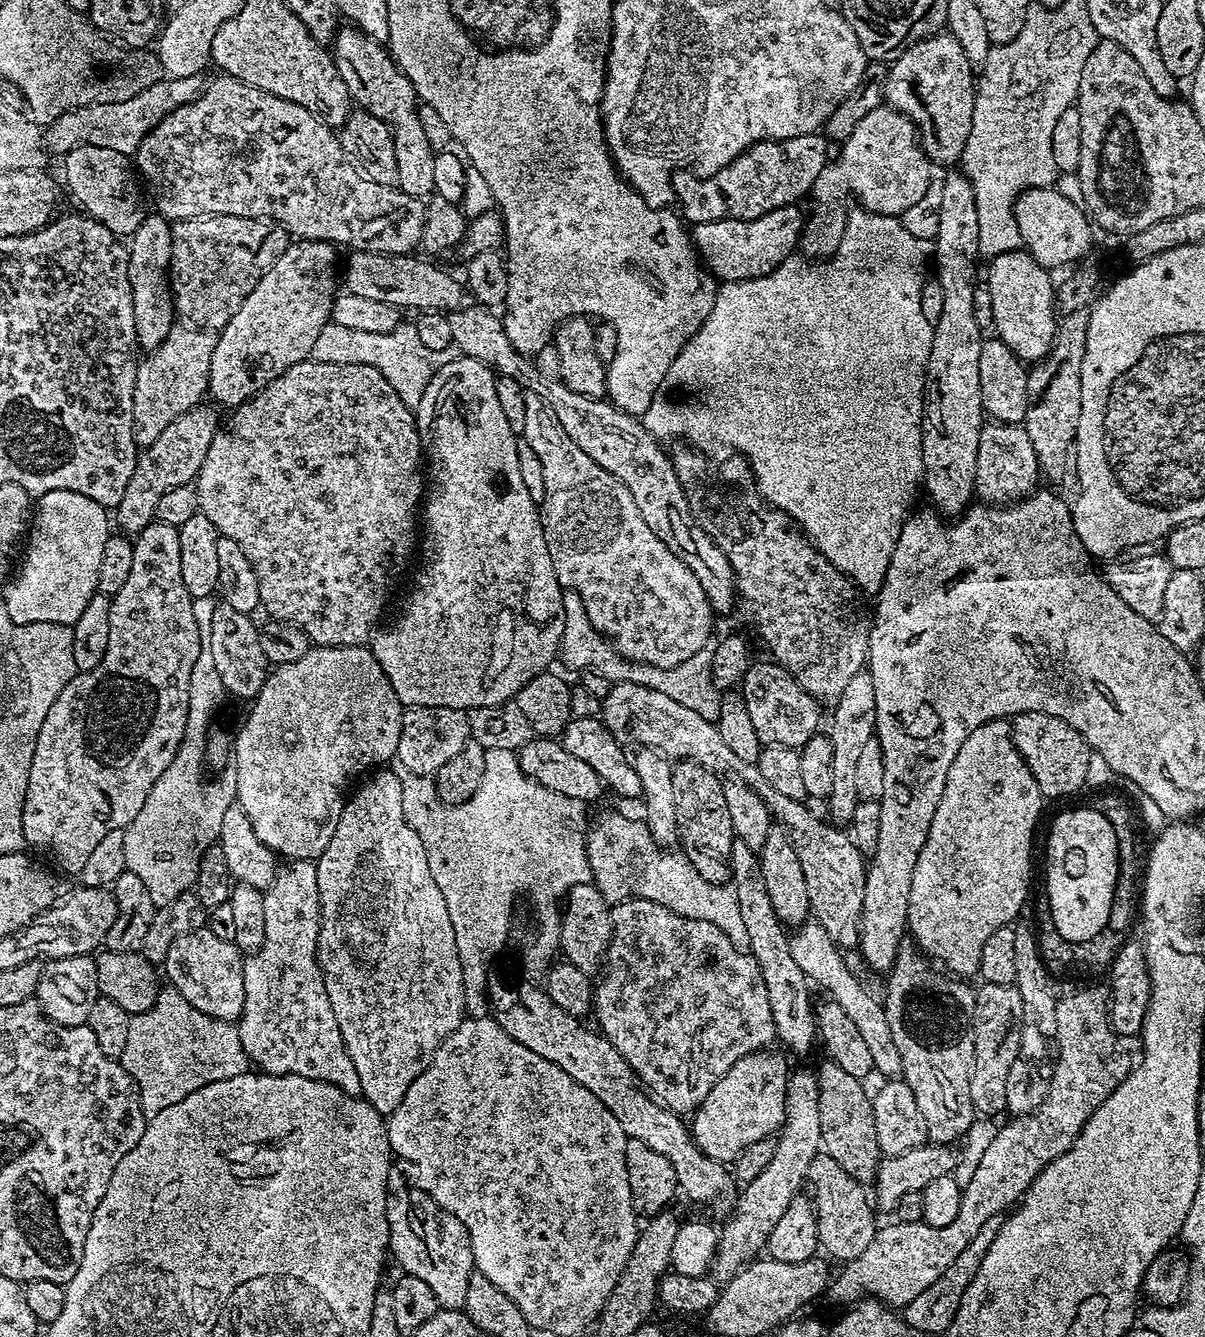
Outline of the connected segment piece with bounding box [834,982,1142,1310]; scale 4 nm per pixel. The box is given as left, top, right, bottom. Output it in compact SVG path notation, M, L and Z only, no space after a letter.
M1103 983L1093 984L1096 984L1093 988L1080 988L1069 996L1061 995L1055 1001L1056 1044L1060 1047L1060 1053L1056 1056L1056 1064L1051 1065L1052 1077L1048 1080L1045 1100L1033 1112L1024 1116L1013 1115L1009 1124L1004 1124L997 1130L996 1137L985 1146L984 1153L975 1157L977 1165L974 1175L968 1184L963 1185L961 1205L954 1222L941 1228L923 1222L891 1222L892 1224L886 1225L885 1228L884 1225L877 1227L870 1246L866 1246L866 1250L858 1254L858 1258L847 1261L841 1267L844 1269L835 1277L834 1292L836 1288L836 1296L844 1306L865 1298L875 1298L893 1310L903 1310L907 1304L914 1302L914 1298L918 1298L918 1294L922 1294L926 1286L931 1286L938 1282L938 1278L942 1278L942 1273L953 1264L958 1254L962 1254L962 1250L966 1250L966 1246L970 1246L971 1240L978 1235L979 1228L985 1222L990 1222L990 1218L995 1216L1004 1216L1009 1209L1023 1200L1025 1192L1034 1182L1034 1178L1038 1178L1040 1171L1050 1166L1050 1162L1054 1162L1062 1154L1066 1154L1066 1150L1070 1150L1082 1126L1086 1126L1092 1111L1102 1106L1102 1102L1106 1102L1106 1098L1110 1098L1116 1087L1136 1069L1142 1055L1139 1039L1118 1034L1113 1030L1108 1021L1108 989Z

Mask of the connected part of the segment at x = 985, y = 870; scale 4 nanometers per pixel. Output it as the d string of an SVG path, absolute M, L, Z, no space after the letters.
M1007 719L991 720L966 738L954 754L954 762L950 762L950 774L946 774L946 786L942 790L942 798L934 810L934 822L930 822L930 830L926 842L922 846L922 854L918 854L918 862L912 871L912 889L910 890L910 902L908 903L908 927L907 931L913 936L915 947L919 948L925 956L931 958L943 971L957 978L972 978L979 973L980 955L982 945L986 938L994 934L994 930L1007 928L1018 916L1025 911L1024 903L1028 900L1028 887L1032 884L1032 835L1036 832L1036 823L1040 820L1040 803L1042 797L1038 790L1038 782L1034 774L1026 766L1026 762L1018 754L1018 750L1012 741L1012 726Z

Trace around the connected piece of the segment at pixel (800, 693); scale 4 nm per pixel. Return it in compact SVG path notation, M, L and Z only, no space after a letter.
M749 663L744 679L738 685L738 691L746 702L746 711L754 721L754 730L758 730L761 745L777 744L799 750L810 737L821 731L822 705L782 665L767 663Z

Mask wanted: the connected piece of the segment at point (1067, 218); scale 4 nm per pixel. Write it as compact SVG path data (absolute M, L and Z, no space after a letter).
M1056 188L1028 189L1017 197L1013 212L1021 243L1044 268L1054 270L1054 267L1064 264L1070 266L1091 253L1094 230L1087 213L1062 196Z

